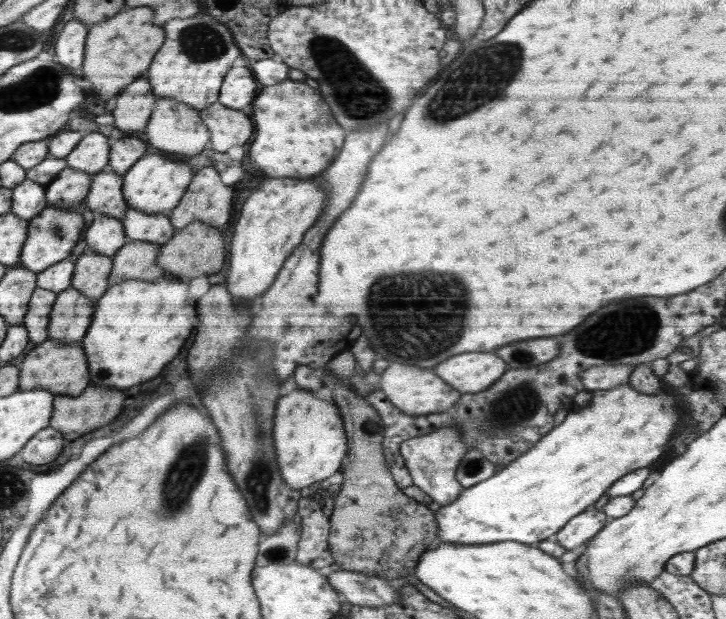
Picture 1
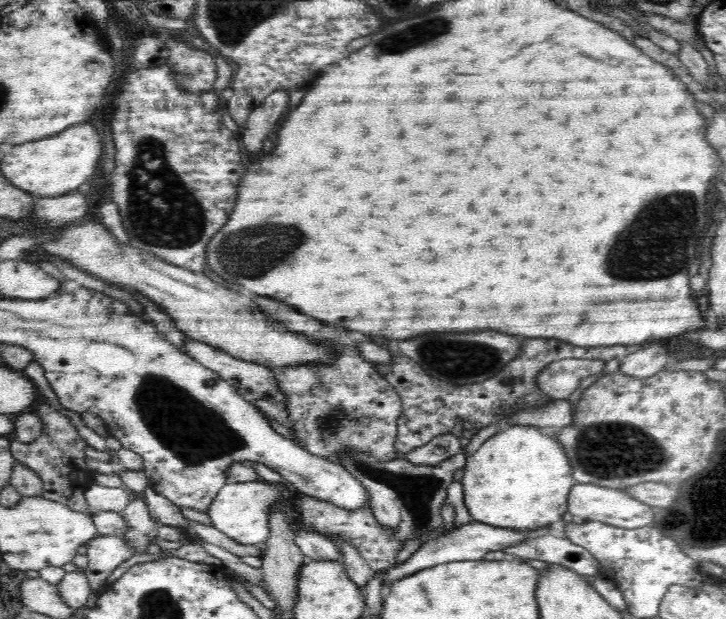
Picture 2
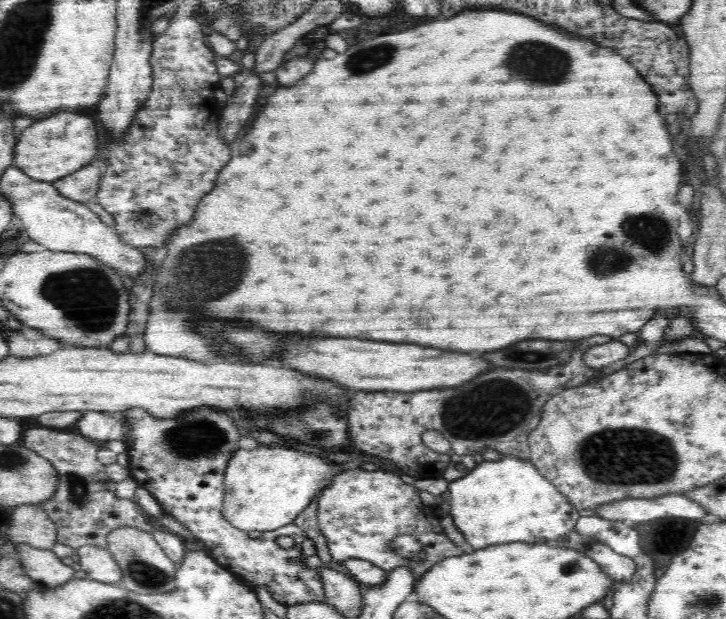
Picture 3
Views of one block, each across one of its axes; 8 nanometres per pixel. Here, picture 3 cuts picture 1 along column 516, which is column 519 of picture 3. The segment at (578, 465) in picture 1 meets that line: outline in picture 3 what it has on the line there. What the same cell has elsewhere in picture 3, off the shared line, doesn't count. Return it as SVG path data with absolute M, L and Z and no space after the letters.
M502 455L499 460L482 461L464 477L450 481L450 515L453 524L465 537L467 550L483 549L490 545L512 542L556 543L558 538L566 539L569 532L575 530L580 518L579 512L544 475L536 469L531 460L512 455Z

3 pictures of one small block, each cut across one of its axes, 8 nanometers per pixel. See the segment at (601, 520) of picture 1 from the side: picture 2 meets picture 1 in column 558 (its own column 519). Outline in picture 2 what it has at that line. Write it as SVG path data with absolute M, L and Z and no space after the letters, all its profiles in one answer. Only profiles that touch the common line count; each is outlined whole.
M474 520L467 524L460 525L455 531L447 535L440 535L434 539L423 543L414 554L405 562L388 570L386 572L386 586L391 582L396 582L405 576L414 574L430 567L438 566L438 564L446 564L448 562L456 562L456 560L478 560L482 561L484 556L496 550L504 550L508 546L514 544L522 544L530 538L530 531L518 531L518 529L498 527Z

